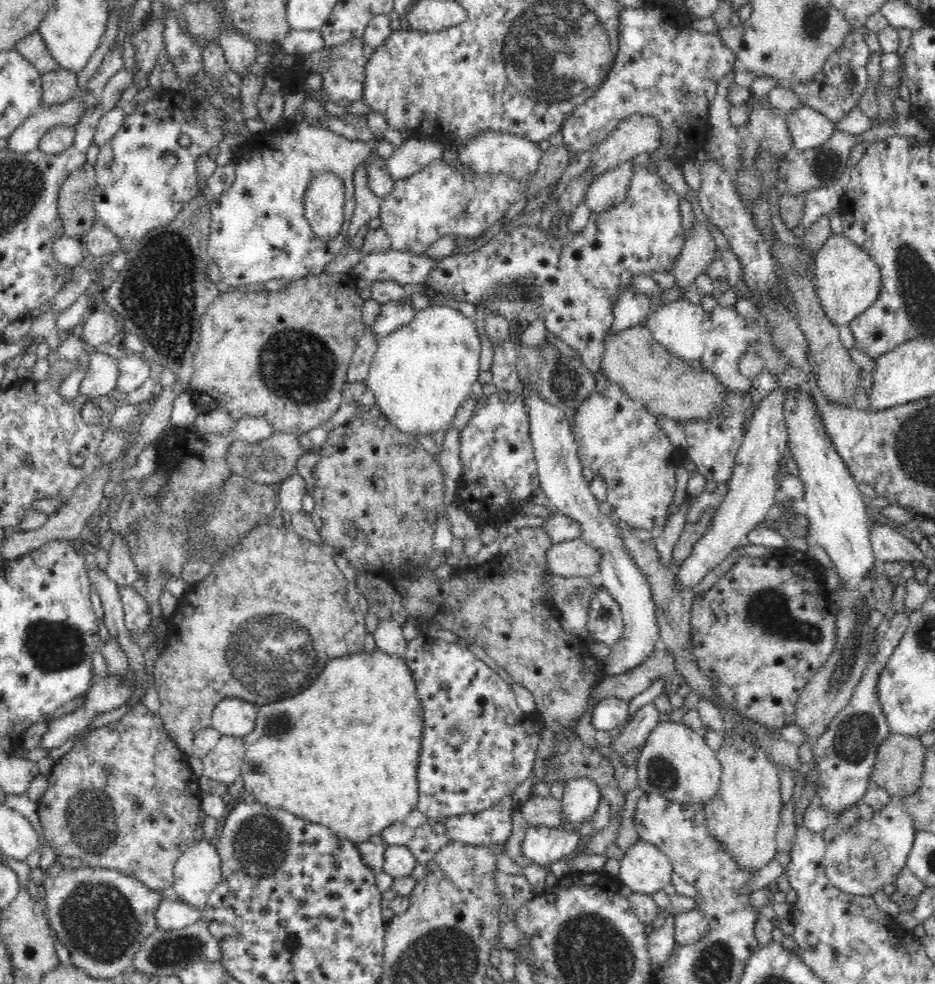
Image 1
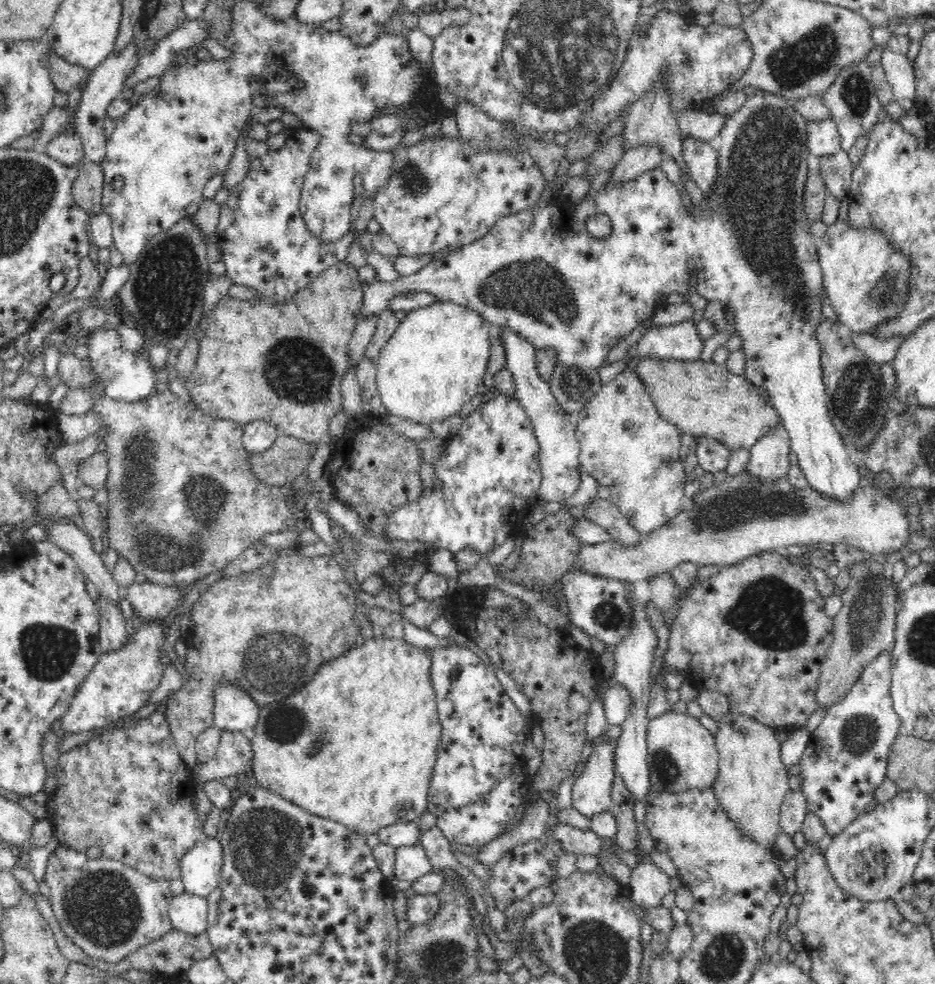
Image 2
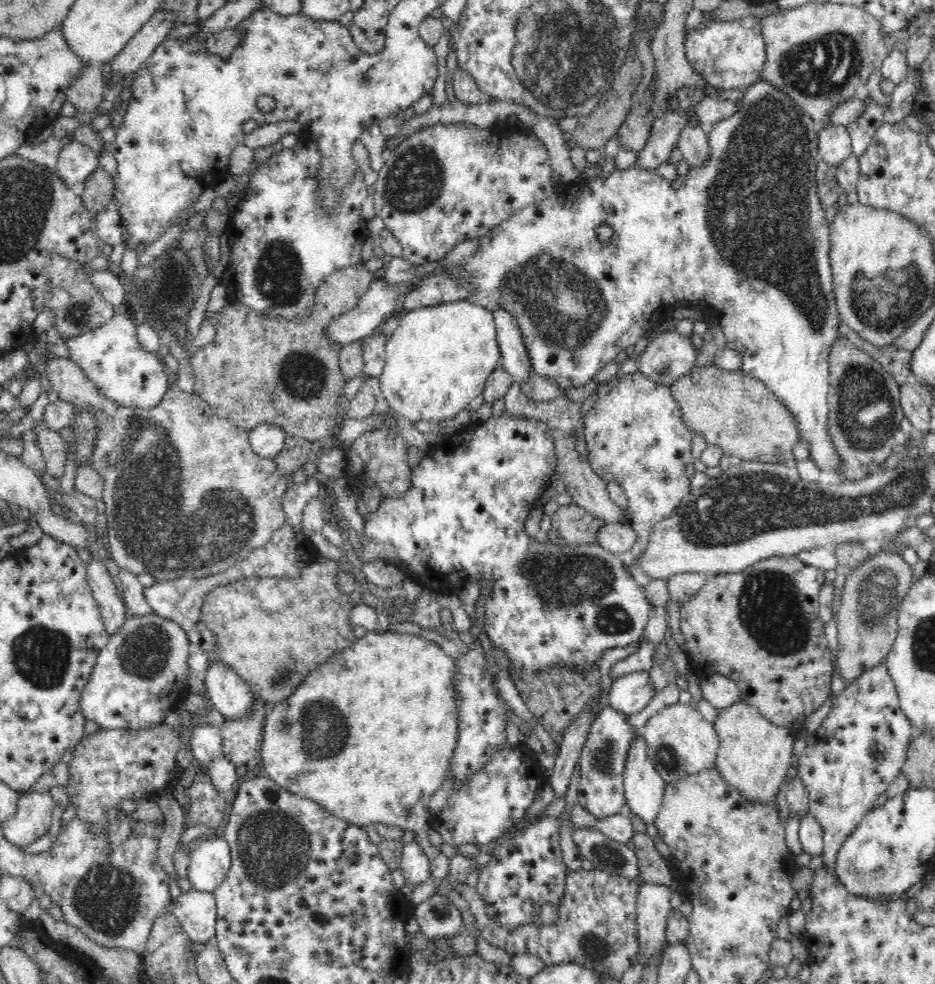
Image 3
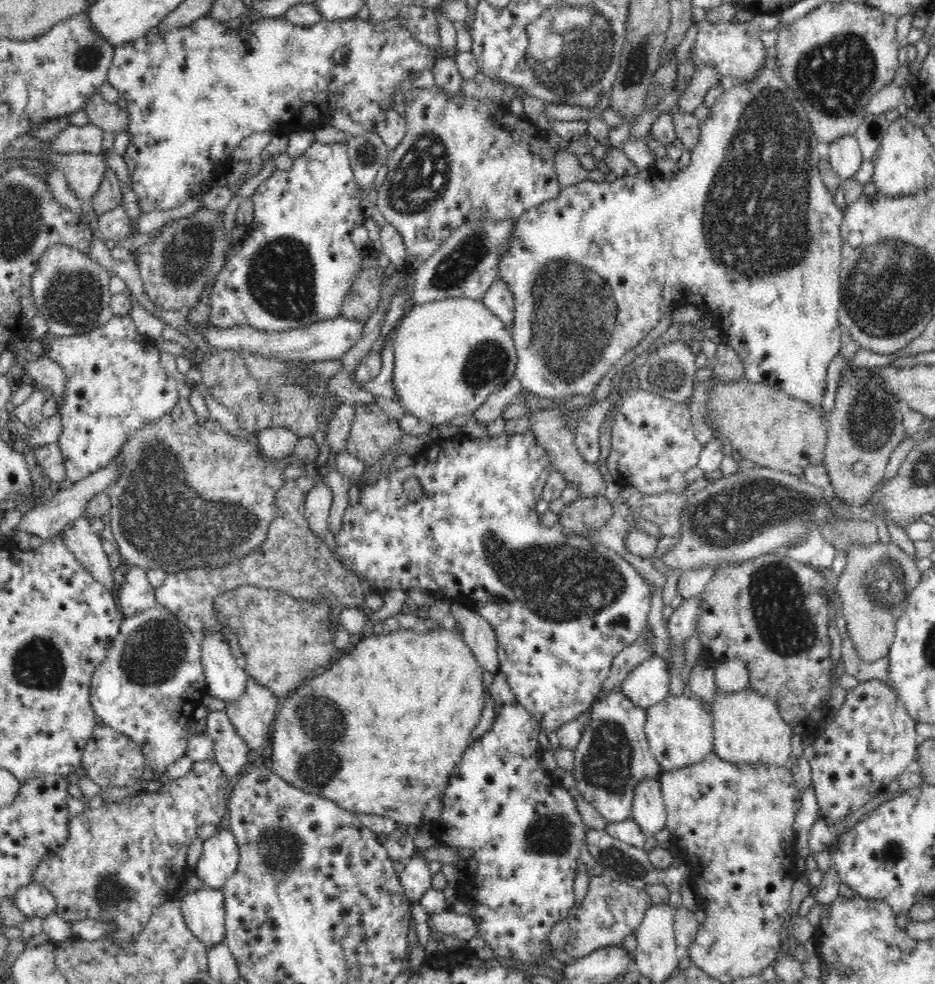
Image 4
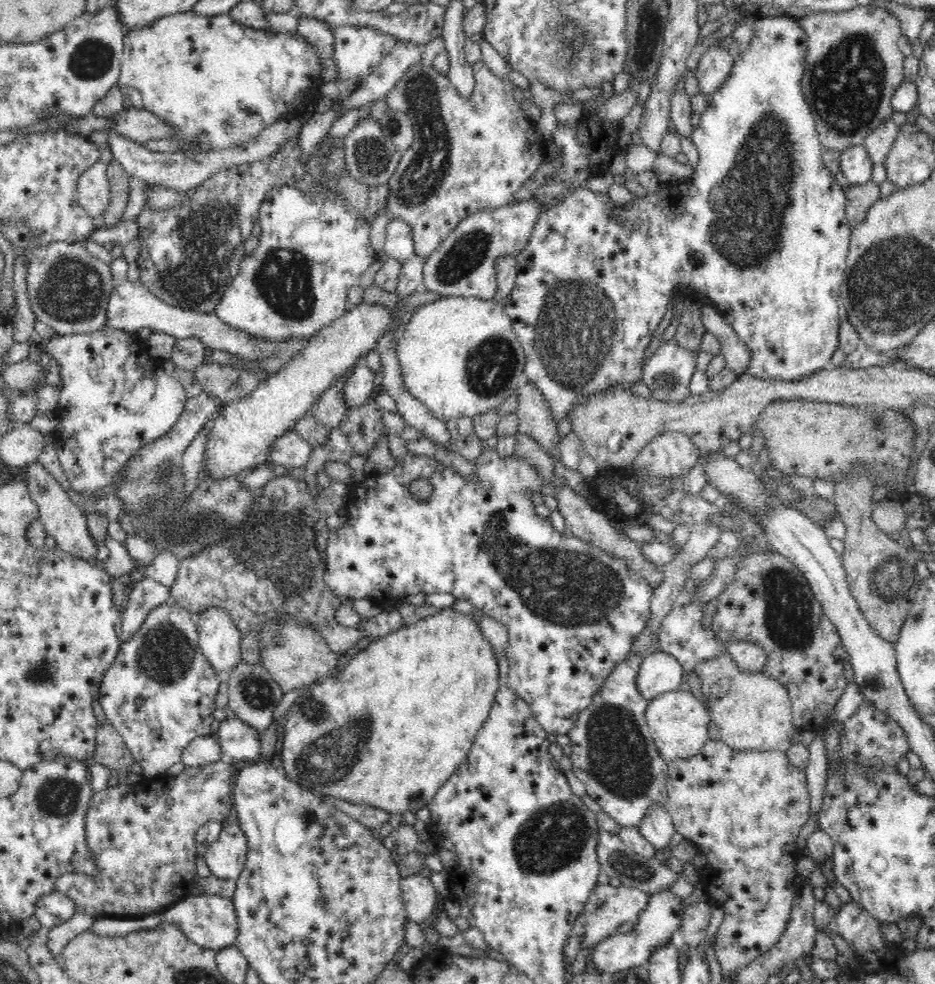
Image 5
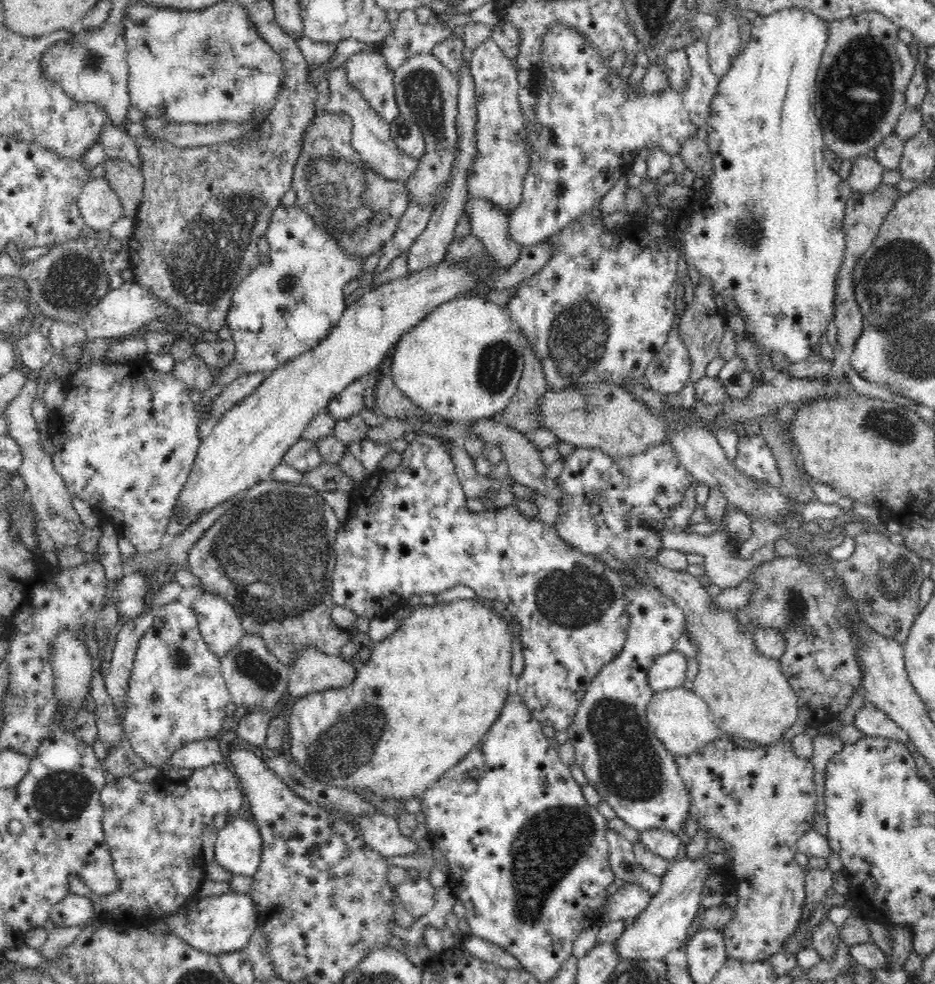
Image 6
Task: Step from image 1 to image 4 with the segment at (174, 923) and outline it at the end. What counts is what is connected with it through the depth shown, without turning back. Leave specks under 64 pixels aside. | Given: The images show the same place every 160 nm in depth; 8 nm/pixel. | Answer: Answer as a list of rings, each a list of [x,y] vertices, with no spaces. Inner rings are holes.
[[[221,889],[190,891],[179,901],[185,923],[201,943],[210,948],[224,942],[225,904]]]

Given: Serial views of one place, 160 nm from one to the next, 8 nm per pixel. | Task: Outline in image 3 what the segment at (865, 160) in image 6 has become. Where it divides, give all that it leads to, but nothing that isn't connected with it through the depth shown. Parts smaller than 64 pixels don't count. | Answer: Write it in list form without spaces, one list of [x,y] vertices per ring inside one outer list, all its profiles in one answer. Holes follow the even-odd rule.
[[[828,124],[817,135],[817,145],[821,160],[838,166],[853,153],[851,136],[846,127]]]

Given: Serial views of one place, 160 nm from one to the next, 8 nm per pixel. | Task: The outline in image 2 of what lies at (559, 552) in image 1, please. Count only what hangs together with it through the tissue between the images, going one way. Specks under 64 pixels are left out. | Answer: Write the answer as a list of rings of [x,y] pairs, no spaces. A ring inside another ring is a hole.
[[[744,470],[740,475],[728,476],[725,481],[713,484],[701,493],[698,492],[690,509],[682,509],[676,518],[668,521],[668,524],[644,536],[637,546],[625,547],[614,540],[598,544],[584,543],[577,552],[576,561],[584,572],[632,584],[638,580],[649,582],[654,575],[664,571],[670,573],[674,565],[681,562],[690,561],[698,566],[715,564],[720,570],[741,563],[749,556],[764,552],[785,552],[786,548],[794,545],[799,547],[815,544],[817,548],[821,548],[834,544],[847,544],[863,550],[867,556],[881,553],[888,555],[896,550],[902,550],[910,542],[906,513],[911,502],[906,496],[906,488],[901,488],[893,481],[886,486],[874,481],[865,487],[856,488],[854,496],[848,502],[841,502],[841,500],[826,498],[809,486],[802,490],[794,488],[787,477],[772,482],[760,482]]]

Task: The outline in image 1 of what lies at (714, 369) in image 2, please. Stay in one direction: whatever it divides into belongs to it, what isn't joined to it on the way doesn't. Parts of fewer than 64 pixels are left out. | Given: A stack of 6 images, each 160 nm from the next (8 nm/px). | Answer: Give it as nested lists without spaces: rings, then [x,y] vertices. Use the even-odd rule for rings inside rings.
[[[632,326],[624,332],[612,330],[612,333],[610,330],[606,333],[602,372],[608,382],[620,385],[632,400],[640,402],[652,414],[666,416],[676,422],[708,420],[723,407],[723,392],[728,387],[720,384],[709,370],[694,369],[691,362],[672,355],[652,337],[646,326]]]

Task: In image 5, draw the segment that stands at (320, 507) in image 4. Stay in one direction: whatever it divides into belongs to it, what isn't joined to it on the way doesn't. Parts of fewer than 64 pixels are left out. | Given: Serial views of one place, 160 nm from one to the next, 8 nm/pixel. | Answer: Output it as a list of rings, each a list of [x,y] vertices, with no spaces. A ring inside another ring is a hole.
[[[326,426],[328,438],[322,446],[316,446],[311,452],[309,461],[305,464],[304,482],[311,494],[317,494],[321,488],[317,484],[317,472],[327,460],[347,464],[355,452],[346,433],[338,427]]]

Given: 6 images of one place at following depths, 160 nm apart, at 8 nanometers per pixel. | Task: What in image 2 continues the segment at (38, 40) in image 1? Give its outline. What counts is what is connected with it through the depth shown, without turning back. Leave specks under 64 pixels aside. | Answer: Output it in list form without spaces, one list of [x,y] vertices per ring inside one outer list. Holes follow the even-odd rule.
[[[52,53],[47,62],[49,62],[49,73],[52,82],[57,86],[58,90],[69,94],[71,88],[82,87],[83,90],[84,86],[86,86],[90,70],[70,64],[56,53]]]

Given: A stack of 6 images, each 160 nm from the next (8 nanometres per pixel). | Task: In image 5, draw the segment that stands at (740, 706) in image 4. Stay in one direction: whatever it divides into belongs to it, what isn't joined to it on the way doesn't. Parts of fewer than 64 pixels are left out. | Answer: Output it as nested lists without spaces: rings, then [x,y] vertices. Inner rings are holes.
[[[724,650],[716,658],[699,662],[695,667],[695,672],[702,680],[702,692],[708,700],[706,705],[711,715],[711,720],[718,726],[720,741],[732,749],[742,751],[777,751],[787,753],[793,746],[793,738],[797,728],[793,723],[792,703],[790,703],[788,691],[779,681],[762,672],[744,673],[740,671],[737,664],[729,657],[727,650]]]

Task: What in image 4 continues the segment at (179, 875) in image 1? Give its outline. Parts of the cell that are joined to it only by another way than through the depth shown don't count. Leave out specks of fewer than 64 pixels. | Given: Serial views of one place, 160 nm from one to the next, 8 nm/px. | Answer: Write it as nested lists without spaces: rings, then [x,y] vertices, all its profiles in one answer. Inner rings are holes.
[[[229,829],[220,830],[203,842],[203,851],[193,874],[202,880],[205,888],[221,889],[236,872],[239,858],[235,836]]]

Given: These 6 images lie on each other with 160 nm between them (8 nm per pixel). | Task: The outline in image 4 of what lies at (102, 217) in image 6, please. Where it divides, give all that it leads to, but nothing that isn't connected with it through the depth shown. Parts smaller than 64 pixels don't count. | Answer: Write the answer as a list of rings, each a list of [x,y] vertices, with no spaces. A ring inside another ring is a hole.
[[[75,152],[50,156],[50,161],[63,170],[69,188],[84,204],[92,204],[107,169],[100,154]]]

